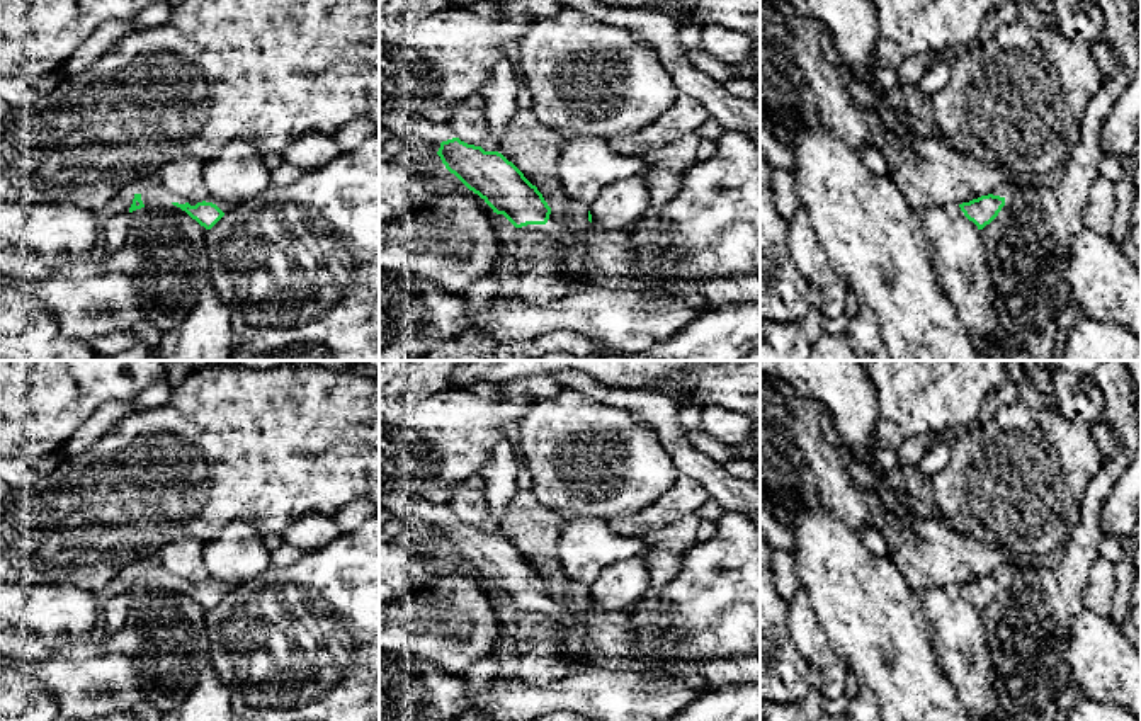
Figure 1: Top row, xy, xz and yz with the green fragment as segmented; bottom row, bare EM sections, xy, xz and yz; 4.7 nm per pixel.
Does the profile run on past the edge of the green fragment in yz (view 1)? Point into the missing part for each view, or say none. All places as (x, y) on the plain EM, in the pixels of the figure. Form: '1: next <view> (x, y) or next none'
1: next none

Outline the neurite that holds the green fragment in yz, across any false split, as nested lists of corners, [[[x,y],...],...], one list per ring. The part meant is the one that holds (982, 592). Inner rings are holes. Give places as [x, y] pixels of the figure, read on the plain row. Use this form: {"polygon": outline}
{"polygon": [[[993,575],[959,585],[964,597],[973,602],[978,610],[983,610],[986,605],[990,605],[998,597],[1003,587],[1005,578]]]}

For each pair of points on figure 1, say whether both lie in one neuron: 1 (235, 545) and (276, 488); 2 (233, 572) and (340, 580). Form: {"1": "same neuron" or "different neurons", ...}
{"1": "different neurons", "2": "different neurons"}

